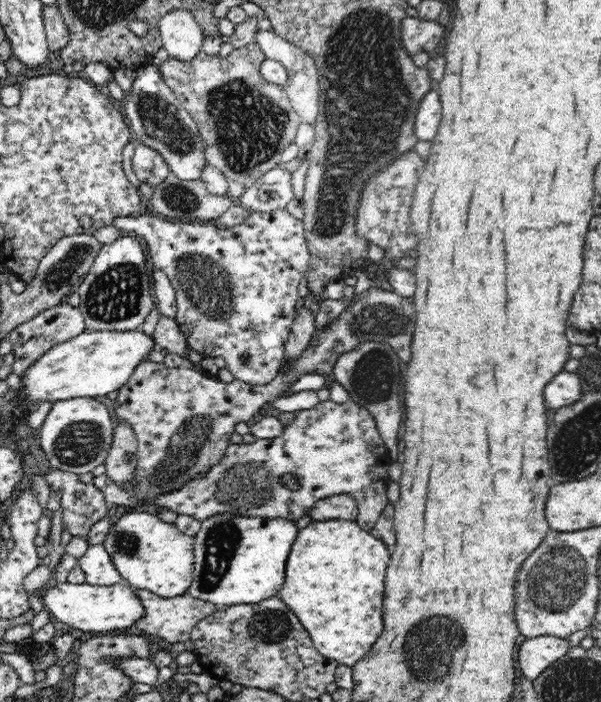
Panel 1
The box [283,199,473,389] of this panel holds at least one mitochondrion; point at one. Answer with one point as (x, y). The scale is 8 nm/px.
(382, 320)

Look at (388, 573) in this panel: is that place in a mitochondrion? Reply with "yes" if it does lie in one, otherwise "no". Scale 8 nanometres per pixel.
no

